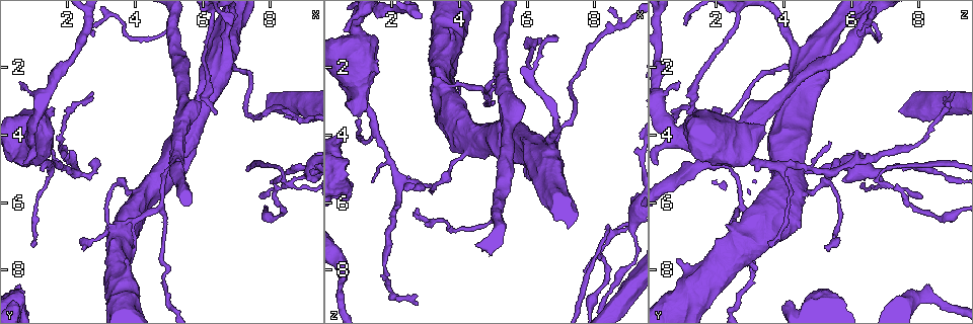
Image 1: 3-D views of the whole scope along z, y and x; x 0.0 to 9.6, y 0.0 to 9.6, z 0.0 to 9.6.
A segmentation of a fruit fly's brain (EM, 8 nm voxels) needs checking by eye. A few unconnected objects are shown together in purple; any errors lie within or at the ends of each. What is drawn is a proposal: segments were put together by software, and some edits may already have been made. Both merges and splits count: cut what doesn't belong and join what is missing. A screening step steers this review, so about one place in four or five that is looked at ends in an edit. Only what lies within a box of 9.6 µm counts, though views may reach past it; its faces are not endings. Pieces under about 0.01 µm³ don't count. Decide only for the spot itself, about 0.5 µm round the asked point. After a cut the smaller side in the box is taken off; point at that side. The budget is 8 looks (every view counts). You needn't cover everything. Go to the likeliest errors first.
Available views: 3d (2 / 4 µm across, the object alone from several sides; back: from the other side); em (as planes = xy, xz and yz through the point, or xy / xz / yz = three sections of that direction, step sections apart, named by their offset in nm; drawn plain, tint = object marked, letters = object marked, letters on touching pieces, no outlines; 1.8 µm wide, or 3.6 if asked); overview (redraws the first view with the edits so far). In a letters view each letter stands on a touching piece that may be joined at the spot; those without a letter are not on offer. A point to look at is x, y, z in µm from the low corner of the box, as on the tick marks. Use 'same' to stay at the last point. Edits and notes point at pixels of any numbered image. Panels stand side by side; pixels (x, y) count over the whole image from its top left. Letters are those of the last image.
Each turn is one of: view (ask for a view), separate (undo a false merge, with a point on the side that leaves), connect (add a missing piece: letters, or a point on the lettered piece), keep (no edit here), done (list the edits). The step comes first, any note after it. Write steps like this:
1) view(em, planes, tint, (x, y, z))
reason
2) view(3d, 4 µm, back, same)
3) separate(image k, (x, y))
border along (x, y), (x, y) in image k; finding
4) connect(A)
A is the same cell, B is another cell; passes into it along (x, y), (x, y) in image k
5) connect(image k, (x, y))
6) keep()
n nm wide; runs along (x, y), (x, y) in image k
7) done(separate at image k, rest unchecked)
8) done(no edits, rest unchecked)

view(em, planes, letters, (4.70, 6.10, 2.75))
branch point

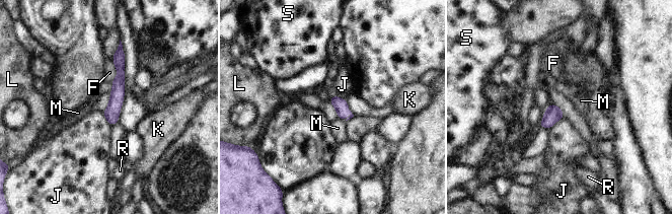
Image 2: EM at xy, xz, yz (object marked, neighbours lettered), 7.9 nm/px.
keep()
F, J, K, L, M, R and S are other cells; border along (565, 117), (562, 117), (550, 128) in image 2; all the same neuron

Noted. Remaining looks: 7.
view(3d, 2 µm, back, (1.40, 4.20, 5.40))
branch stops here

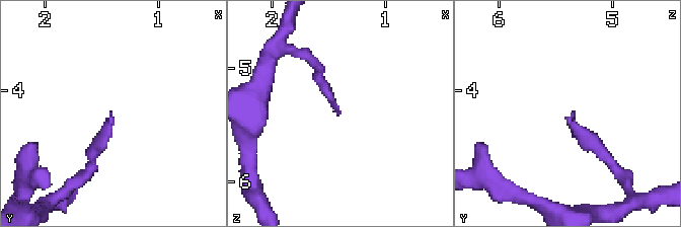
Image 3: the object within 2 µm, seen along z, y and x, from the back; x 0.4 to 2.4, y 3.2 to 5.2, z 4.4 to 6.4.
view(em, xy, step 8, letters, (1.42, 4.20, 5.36))
shape alone is not enough

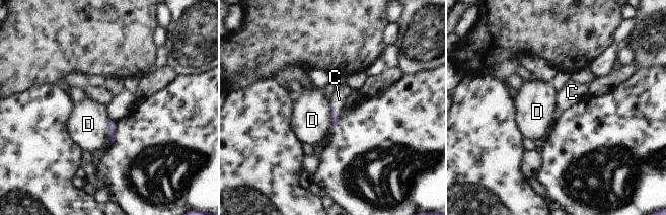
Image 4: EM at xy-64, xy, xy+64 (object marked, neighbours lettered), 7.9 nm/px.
view(em, planes, letters, same)

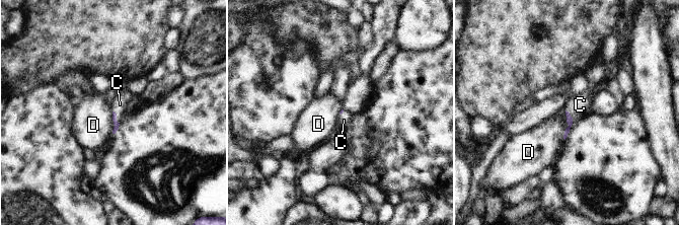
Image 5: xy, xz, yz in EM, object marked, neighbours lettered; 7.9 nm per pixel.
connect(C)
C is the same cell, D is another cell; passes into it along (116, 128), (116, 117), (120, 104) in image 5; the neuron continues

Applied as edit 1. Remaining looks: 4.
view(3d, 4 µm, (6.45, 3.45, 1.20))
long arm stops here

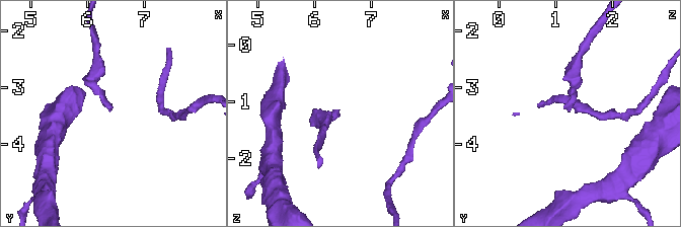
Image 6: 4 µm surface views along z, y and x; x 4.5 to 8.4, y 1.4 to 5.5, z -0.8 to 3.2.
view(em, planes, plain, (6.40, 3.40, 1.15))
need the tissue

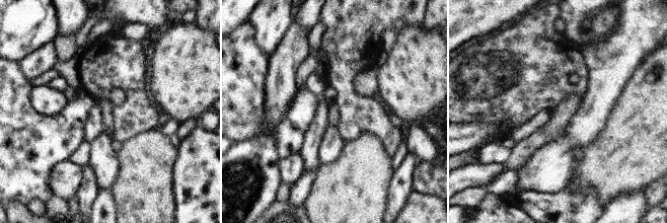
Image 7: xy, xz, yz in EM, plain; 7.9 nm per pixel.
view(em, planes, letters, same)

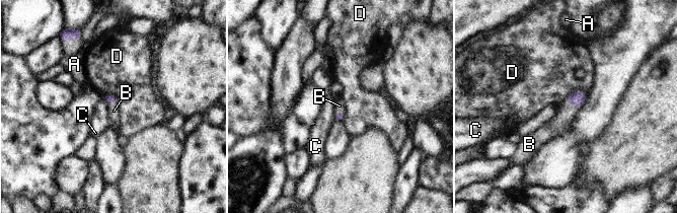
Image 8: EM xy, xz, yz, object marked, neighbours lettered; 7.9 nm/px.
connect(B)
B is the same cell, A, C and D are other cells; passes into it along (578, 98), (573, 103), (562, 119) in image 8; it goes on there

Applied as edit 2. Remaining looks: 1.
done(connect at image 5, connect at image 8, rest unchecked)

